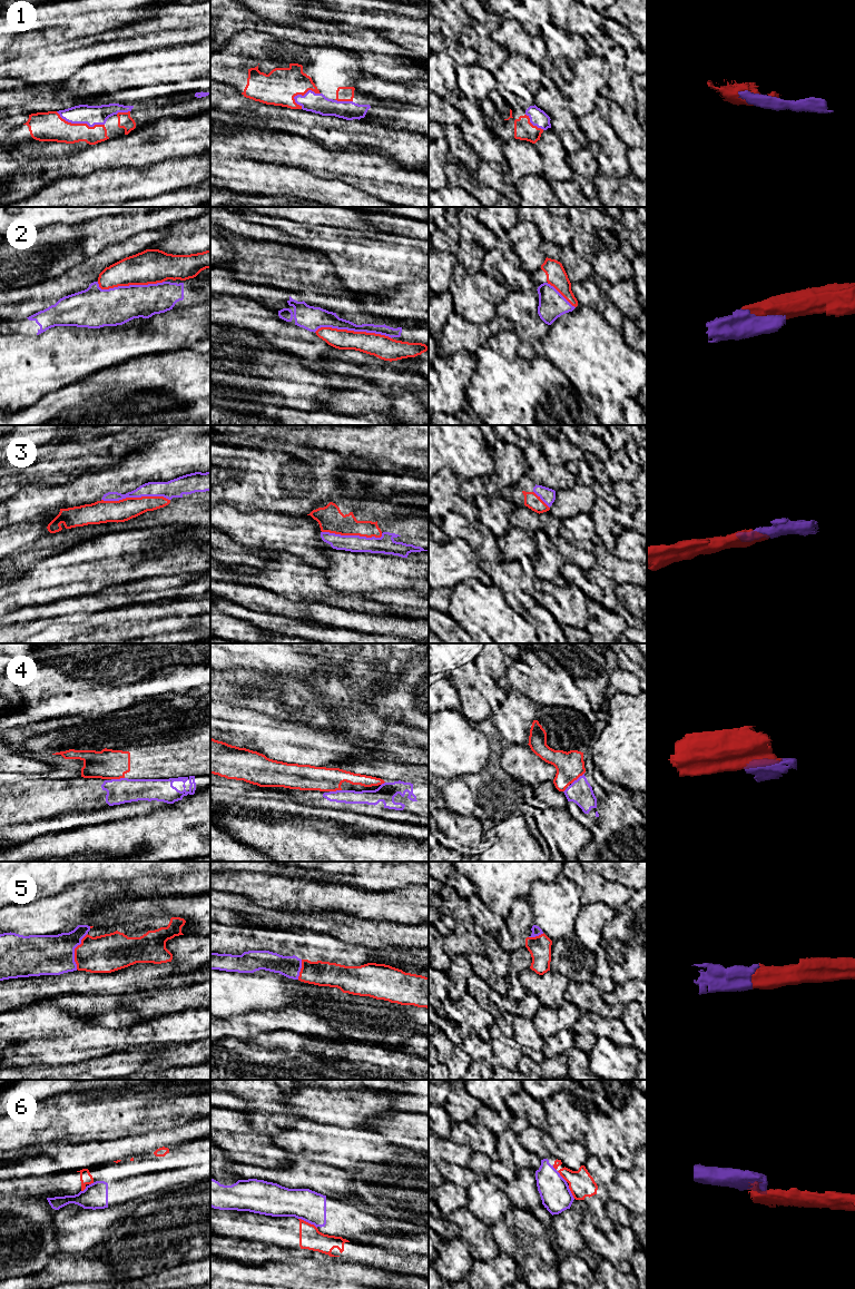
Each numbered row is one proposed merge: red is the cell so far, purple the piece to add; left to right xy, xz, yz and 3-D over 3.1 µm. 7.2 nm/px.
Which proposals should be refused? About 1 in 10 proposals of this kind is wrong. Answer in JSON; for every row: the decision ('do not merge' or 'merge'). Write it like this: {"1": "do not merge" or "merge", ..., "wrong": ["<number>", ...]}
{"1": "merge", "2": "merge", "3": "merge", "4": "do not merge", "5": "merge", "6": "do not merge", "wrong": ["4", "6"]}

